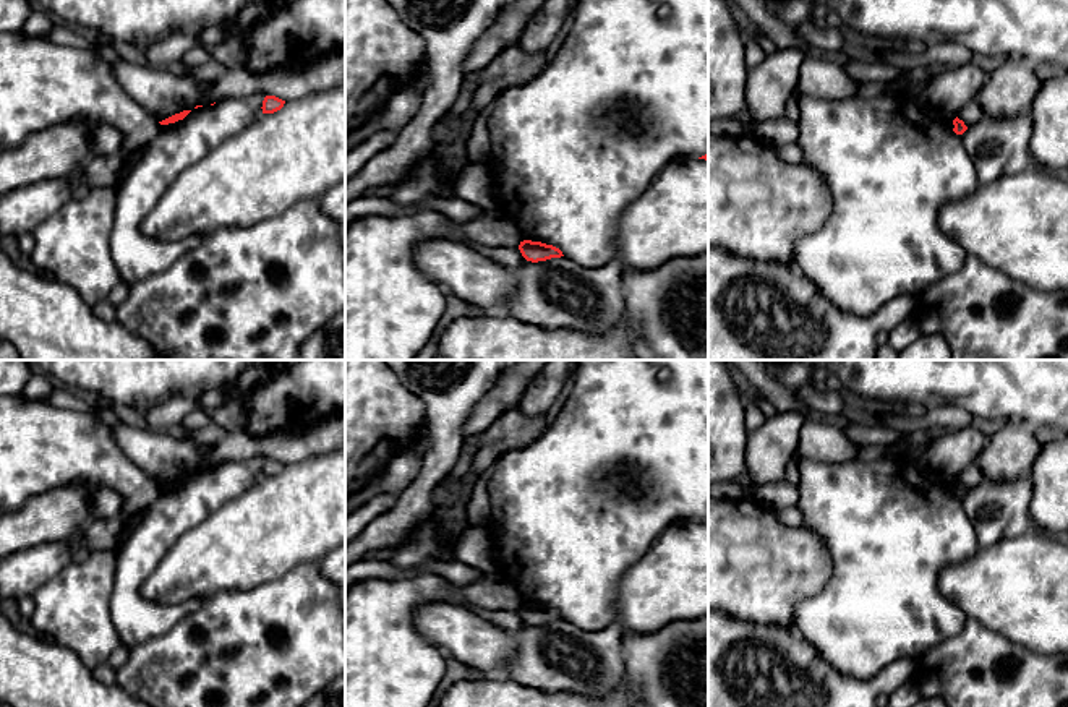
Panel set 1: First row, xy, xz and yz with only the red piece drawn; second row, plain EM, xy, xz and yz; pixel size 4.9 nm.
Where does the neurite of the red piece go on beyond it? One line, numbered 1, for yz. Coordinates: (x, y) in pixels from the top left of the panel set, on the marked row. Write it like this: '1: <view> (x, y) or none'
1: none

